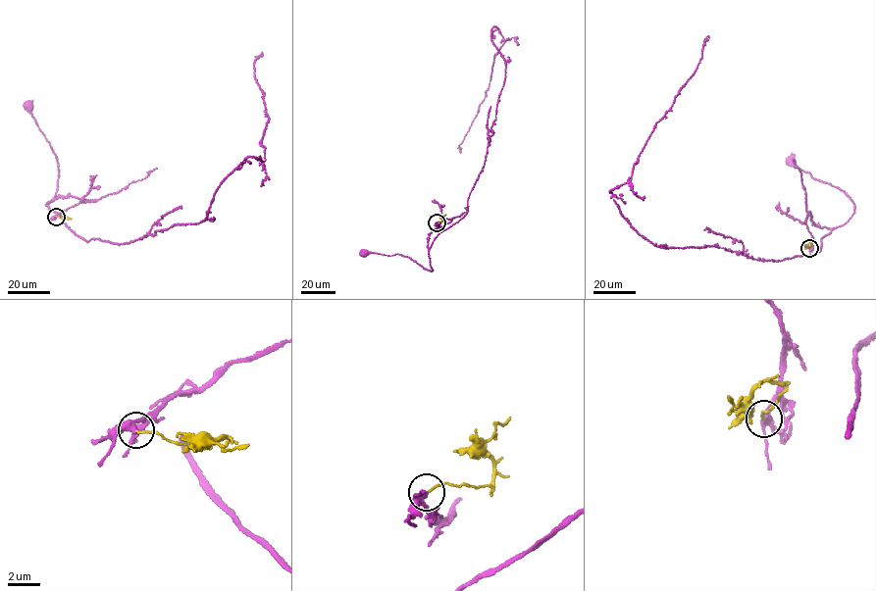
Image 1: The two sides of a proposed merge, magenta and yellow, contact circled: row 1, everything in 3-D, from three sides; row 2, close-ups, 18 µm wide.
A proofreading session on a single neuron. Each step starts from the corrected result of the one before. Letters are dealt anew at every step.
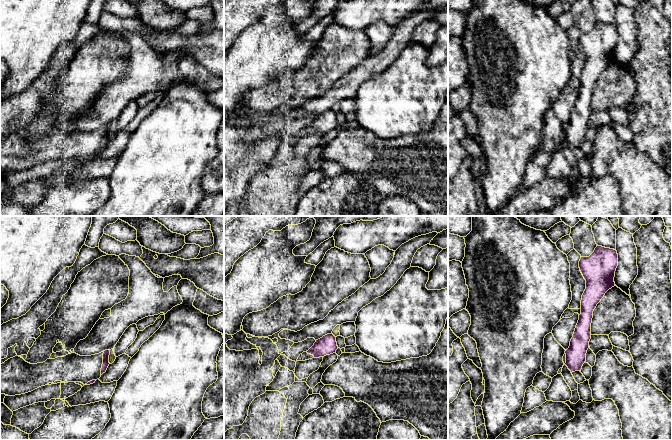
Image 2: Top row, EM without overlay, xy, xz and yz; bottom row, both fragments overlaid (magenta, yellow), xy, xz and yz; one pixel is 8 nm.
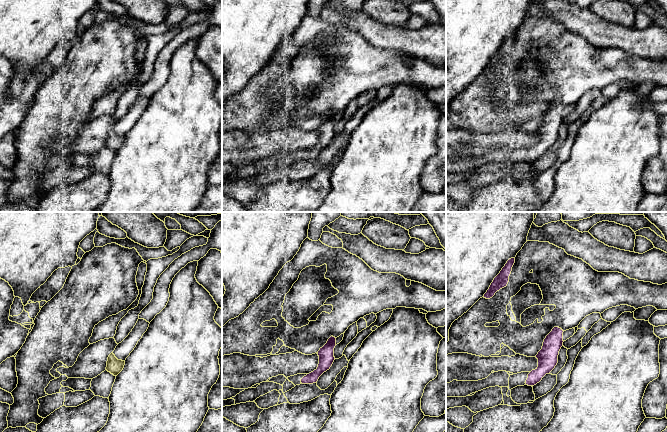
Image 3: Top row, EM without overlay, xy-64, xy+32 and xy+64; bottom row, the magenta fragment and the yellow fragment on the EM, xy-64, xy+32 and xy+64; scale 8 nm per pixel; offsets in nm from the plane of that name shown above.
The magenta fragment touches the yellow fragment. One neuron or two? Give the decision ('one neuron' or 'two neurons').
two neurons

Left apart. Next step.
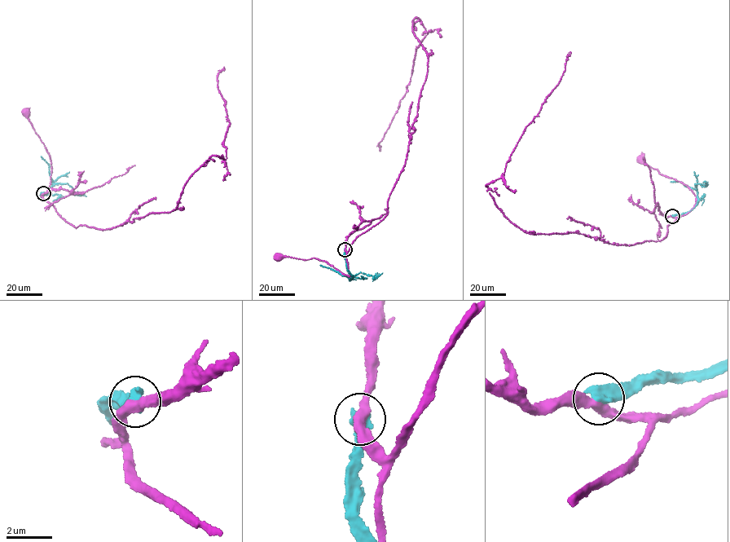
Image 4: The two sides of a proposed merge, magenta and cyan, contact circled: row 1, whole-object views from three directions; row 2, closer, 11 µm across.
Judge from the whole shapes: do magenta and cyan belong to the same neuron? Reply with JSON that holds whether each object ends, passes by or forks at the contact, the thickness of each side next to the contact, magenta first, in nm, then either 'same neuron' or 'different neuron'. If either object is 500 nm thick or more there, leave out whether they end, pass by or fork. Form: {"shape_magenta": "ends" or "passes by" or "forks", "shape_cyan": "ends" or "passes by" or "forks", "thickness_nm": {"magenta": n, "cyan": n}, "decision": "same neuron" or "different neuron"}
{"thickness_nm": {"magenta": 400, "cyan": 600}, "decision": "different neuron"}

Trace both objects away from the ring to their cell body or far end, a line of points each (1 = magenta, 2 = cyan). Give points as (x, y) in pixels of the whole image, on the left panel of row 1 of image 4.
1: (43, 193), (41, 196), (48, 191), (52, 171), (49, 154), (26, 114)
2: (43, 193), (41, 196), (49, 192), (55, 183), (68, 183), (74, 194), (86, 196)

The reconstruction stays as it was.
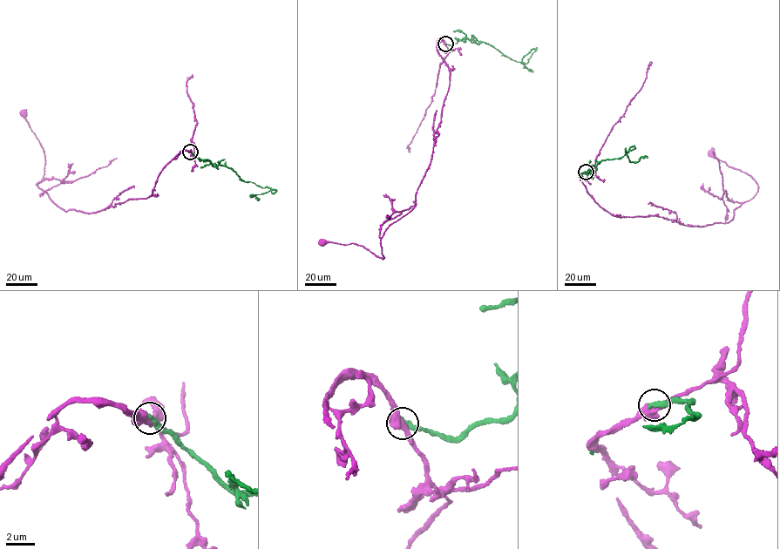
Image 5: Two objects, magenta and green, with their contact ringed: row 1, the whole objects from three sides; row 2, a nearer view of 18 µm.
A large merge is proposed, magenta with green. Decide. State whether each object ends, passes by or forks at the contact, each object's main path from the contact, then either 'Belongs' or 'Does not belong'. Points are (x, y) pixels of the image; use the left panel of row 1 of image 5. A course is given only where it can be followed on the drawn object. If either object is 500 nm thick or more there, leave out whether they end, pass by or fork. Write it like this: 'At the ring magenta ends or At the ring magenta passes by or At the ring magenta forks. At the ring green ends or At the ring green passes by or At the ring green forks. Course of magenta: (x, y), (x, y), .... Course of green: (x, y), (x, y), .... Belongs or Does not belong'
Course of magenta: (190, 152), (181, 150), (164, 166), (145, 199), (94, 213), (66, 212), (36, 185), (45, 164), (23, 114). Course of green: (190, 152), (214, 166), (230, 167), (244, 181), (267, 186), (273, 193), (275, 190), (250, 195), (257, 200). Belongs

